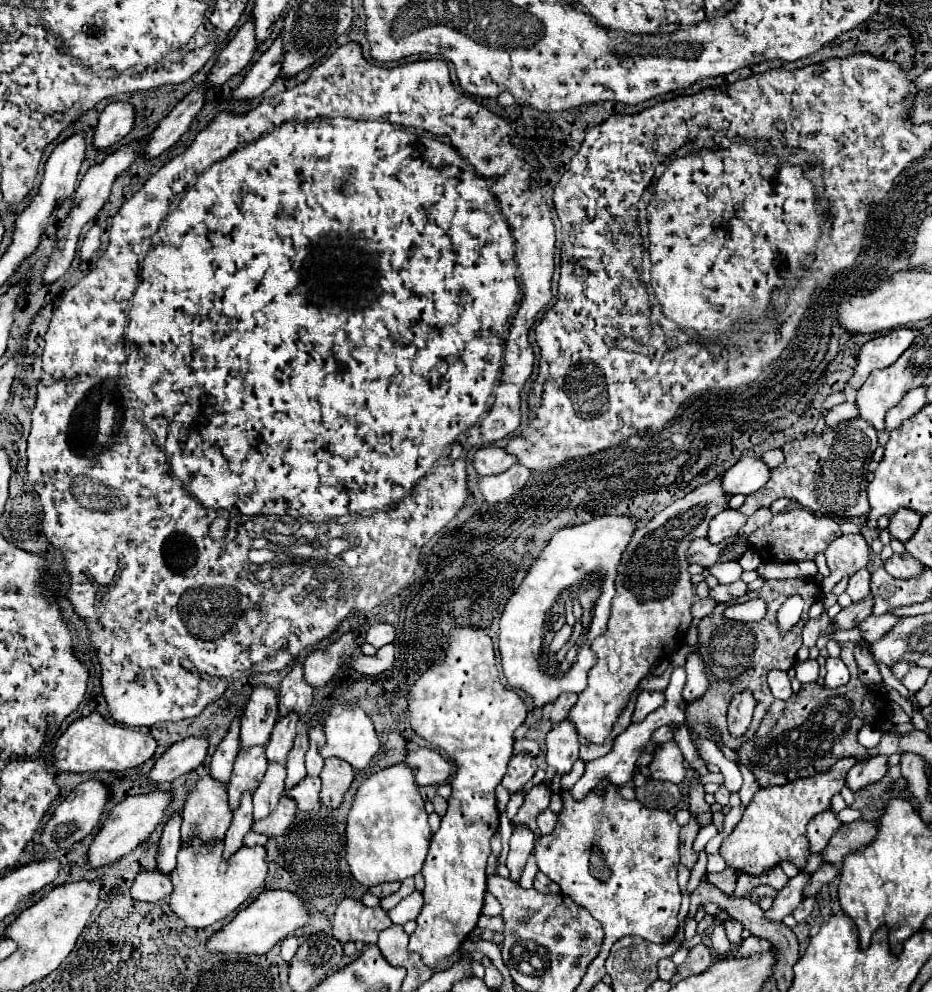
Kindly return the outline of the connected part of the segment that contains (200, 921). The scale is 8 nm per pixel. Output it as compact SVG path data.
M218 844L212 852L208 852L206 848L198 852L190 846L182 846L178 852L178 866L170 874L170 880L174 884L170 908L180 920L186 922L186 926L206 928L236 912L250 898L250 894L264 884L266 876L266 848L262 846L242 846L228 862L224 862L222 858L222 844Z

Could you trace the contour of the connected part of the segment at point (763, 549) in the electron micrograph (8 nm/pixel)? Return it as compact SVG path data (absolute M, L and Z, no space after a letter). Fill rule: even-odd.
M796 508L796 510L786 510L786 512L776 514L770 520L770 524L766 524L764 528L758 528L748 538L748 544L762 560L766 560L770 564L790 564L790 562L814 560L816 554L826 552L826 548L838 536L842 536L842 530L834 518L814 514L810 510L804 510L804 508Z

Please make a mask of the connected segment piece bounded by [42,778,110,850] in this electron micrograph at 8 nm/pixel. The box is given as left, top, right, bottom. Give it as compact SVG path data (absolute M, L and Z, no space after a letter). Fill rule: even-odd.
M90 778L82 784L78 784L54 810L52 818L46 822L46 828L42 832L42 844L48 848L48 850L58 850L58 848L68 848L72 846L74 842L80 842L82 838L86 838L88 834L92 834L98 824L100 824L100 818L106 810L106 804L110 800L110 788L108 784L104 784L102 780L98 778Z

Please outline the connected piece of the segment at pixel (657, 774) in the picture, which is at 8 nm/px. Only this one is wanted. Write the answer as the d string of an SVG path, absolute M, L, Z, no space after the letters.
M668 742L662 744L656 754L654 760L650 762L650 772L654 780L668 780L674 784L682 784L684 776L686 776L686 768L684 768L684 756L678 750L676 742Z

